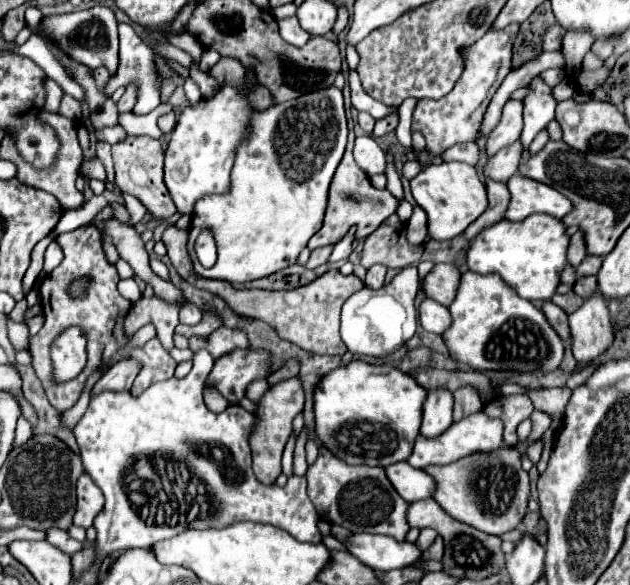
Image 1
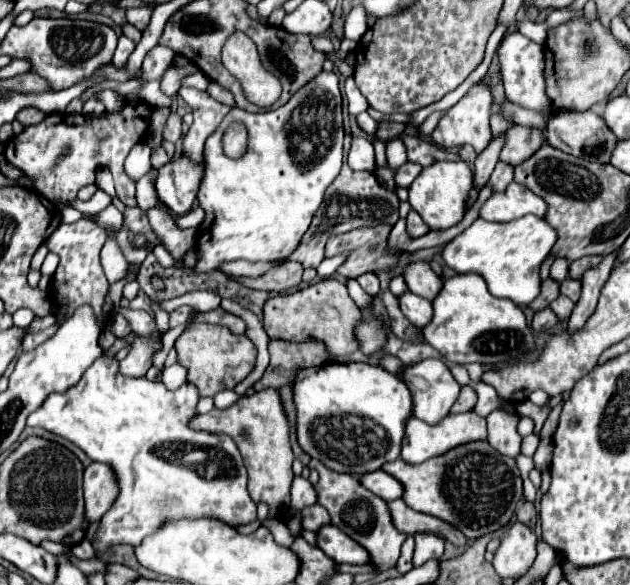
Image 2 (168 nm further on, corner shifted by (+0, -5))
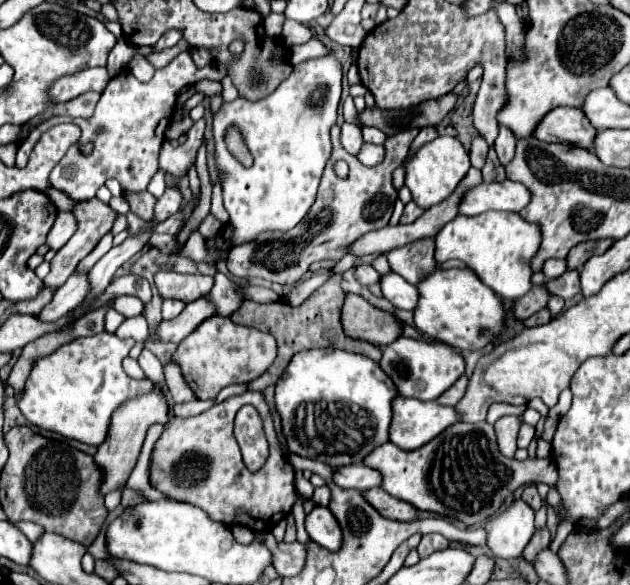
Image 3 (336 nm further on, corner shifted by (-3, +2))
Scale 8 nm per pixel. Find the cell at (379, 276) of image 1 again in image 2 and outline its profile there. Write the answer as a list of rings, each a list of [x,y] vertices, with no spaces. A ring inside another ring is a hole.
[[[365,273],[365,275],[357,277],[357,281],[359,281],[359,285],[363,287],[365,293],[369,293],[369,295],[377,295],[379,293],[379,279],[377,279],[375,273]]]

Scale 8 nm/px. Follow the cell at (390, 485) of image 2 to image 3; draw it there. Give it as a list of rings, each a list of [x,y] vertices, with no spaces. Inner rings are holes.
[[[360,464],[360,466],[342,466],[336,468],[334,482],[340,488],[356,488],[356,490],[370,490],[382,486],[382,476],[376,474],[374,468]]]

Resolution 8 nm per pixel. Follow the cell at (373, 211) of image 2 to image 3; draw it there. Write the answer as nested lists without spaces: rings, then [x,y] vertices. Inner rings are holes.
[[[334,125],[331,129],[331,140],[334,142],[334,154],[324,170],[318,198],[310,212],[304,216],[304,220],[290,232],[280,234],[264,234],[264,238],[258,238],[256,242],[250,242],[248,246],[232,246],[228,256],[228,270],[232,276],[238,278],[266,278],[270,282],[292,286],[296,284],[306,272],[312,262],[320,260],[342,260],[348,254],[348,248],[362,238],[364,234],[372,230],[380,230],[388,226],[394,202],[398,198],[398,192],[392,184],[392,172],[404,162],[412,140],[418,136],[420,128],[412,128],[400,134],[394,134],[386,142],[386,158],[378,166],[370,168],[360,164],[358,158],[352,158],[340,143],[341,128]],[[338,160],[346,160],[350,164],[348,178],[338,178],[334,172],[334,164]]]

